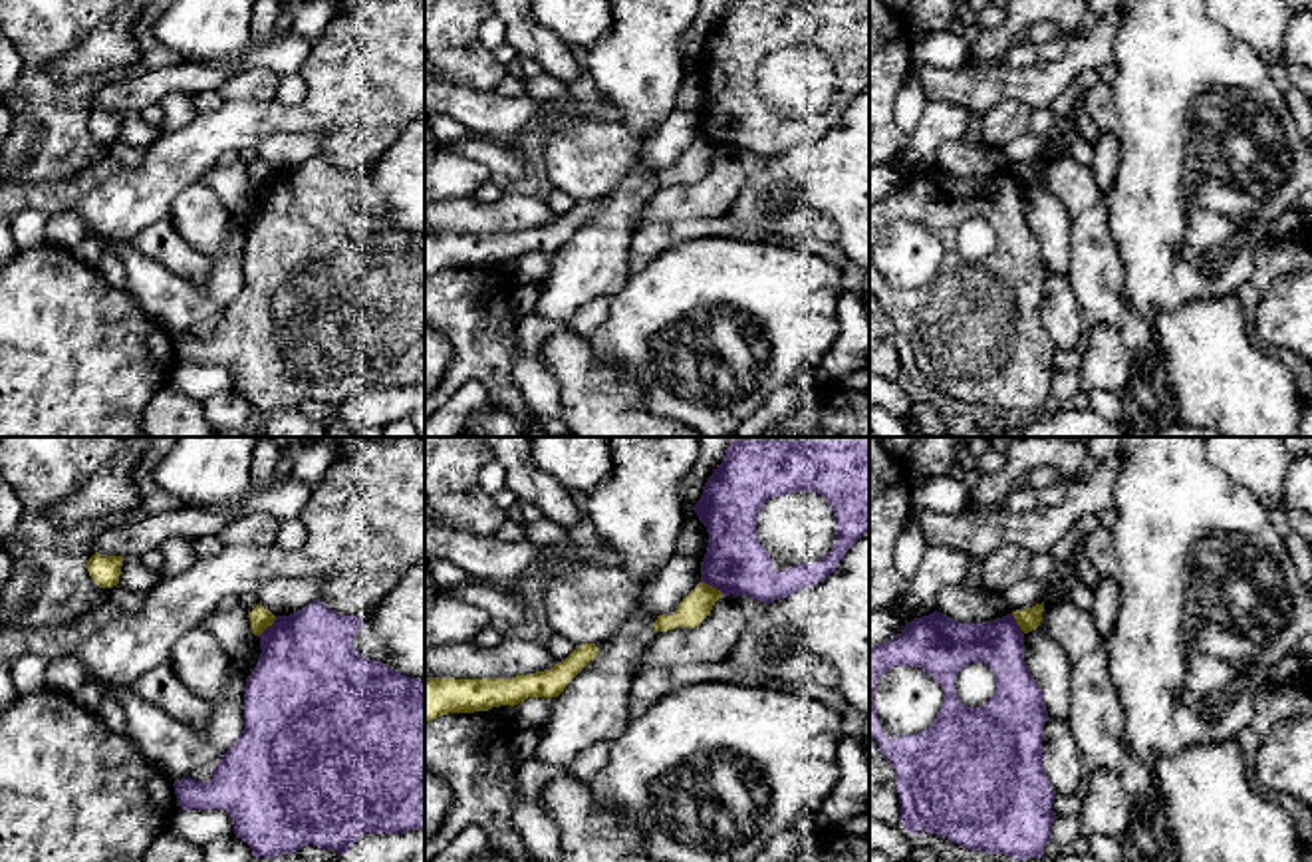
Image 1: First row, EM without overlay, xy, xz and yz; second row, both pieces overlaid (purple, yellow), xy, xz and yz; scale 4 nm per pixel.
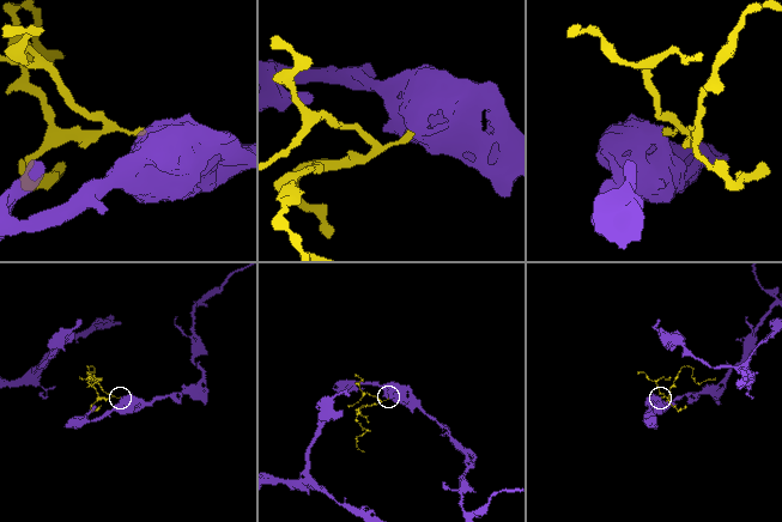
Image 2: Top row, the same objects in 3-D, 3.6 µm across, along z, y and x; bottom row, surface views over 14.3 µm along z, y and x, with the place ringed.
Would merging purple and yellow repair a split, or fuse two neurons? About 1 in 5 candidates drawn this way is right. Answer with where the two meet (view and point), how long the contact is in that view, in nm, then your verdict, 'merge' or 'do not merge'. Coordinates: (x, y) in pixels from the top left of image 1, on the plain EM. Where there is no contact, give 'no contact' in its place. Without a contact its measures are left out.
contact xz (713, 142); length 110 nm; do not merge

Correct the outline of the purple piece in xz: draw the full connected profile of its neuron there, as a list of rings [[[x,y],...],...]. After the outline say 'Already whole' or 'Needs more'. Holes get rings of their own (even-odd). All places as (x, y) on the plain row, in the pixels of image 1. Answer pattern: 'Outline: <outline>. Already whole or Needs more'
Outline: [[[728,0],[722,18],[707,34],[693,66],[709,87],[701,137],[721,145],[722,151],[734,149],[766,159],[774,157],[830,131],[846,107],[867,87],[869,0]],[[802,46],[818,48],[830,58],[838,91],[830,109],[812,119],[794,119],[776,127],[756,91],[756,70],[766,56]]]. Already whole

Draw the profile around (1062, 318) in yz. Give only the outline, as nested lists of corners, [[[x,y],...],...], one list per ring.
[[[1046,272],[1042,292],[1042,326],[1056,350],[1082,348],[1088,322],[1076,304],[1068,276]]]

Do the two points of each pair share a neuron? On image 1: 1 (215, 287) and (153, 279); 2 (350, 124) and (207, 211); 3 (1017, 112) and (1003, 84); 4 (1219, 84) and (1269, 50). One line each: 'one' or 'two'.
1: one
2: two
3: two
4: two

